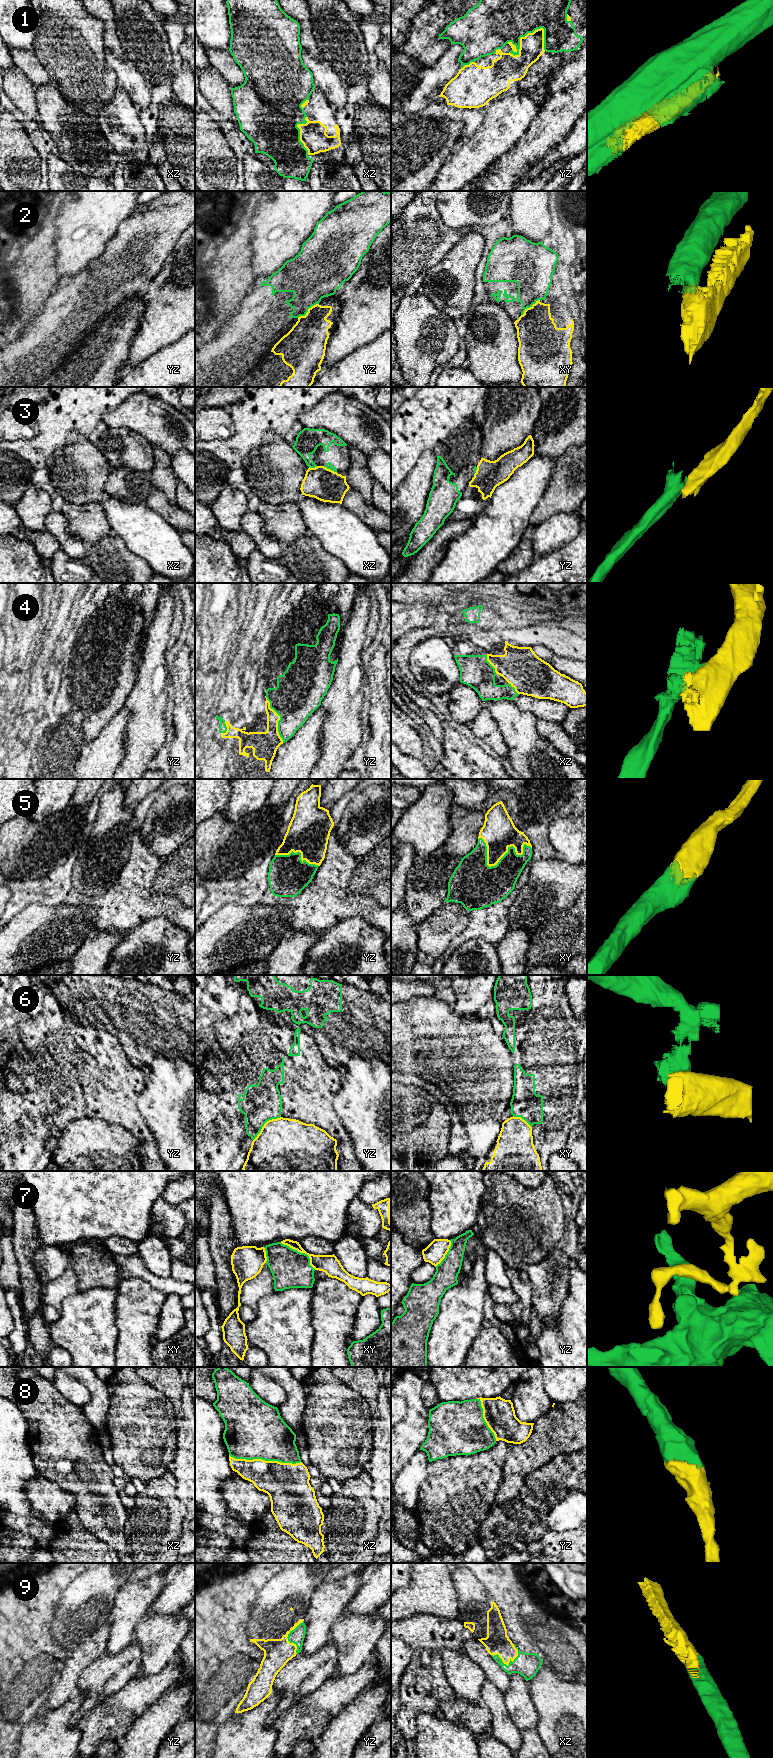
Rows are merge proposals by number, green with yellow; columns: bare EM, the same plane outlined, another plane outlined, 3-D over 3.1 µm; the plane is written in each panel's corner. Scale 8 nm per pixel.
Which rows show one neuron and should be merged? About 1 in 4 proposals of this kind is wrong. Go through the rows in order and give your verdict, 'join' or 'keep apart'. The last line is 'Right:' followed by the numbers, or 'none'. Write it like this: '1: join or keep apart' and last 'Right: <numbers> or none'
1: keep apart
2: keep apart
3: keep apart
4: keep apart
5: join
6: keep apart
7: keep apart
8: join
9: join
Right: 5, 8, 9

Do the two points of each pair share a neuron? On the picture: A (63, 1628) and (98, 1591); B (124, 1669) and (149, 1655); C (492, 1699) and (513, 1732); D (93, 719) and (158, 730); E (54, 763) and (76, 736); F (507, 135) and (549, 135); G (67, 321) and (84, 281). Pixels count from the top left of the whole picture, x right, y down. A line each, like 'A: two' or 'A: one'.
A: one
B: two
C: one
D: two
E: one
F: two
G: one

